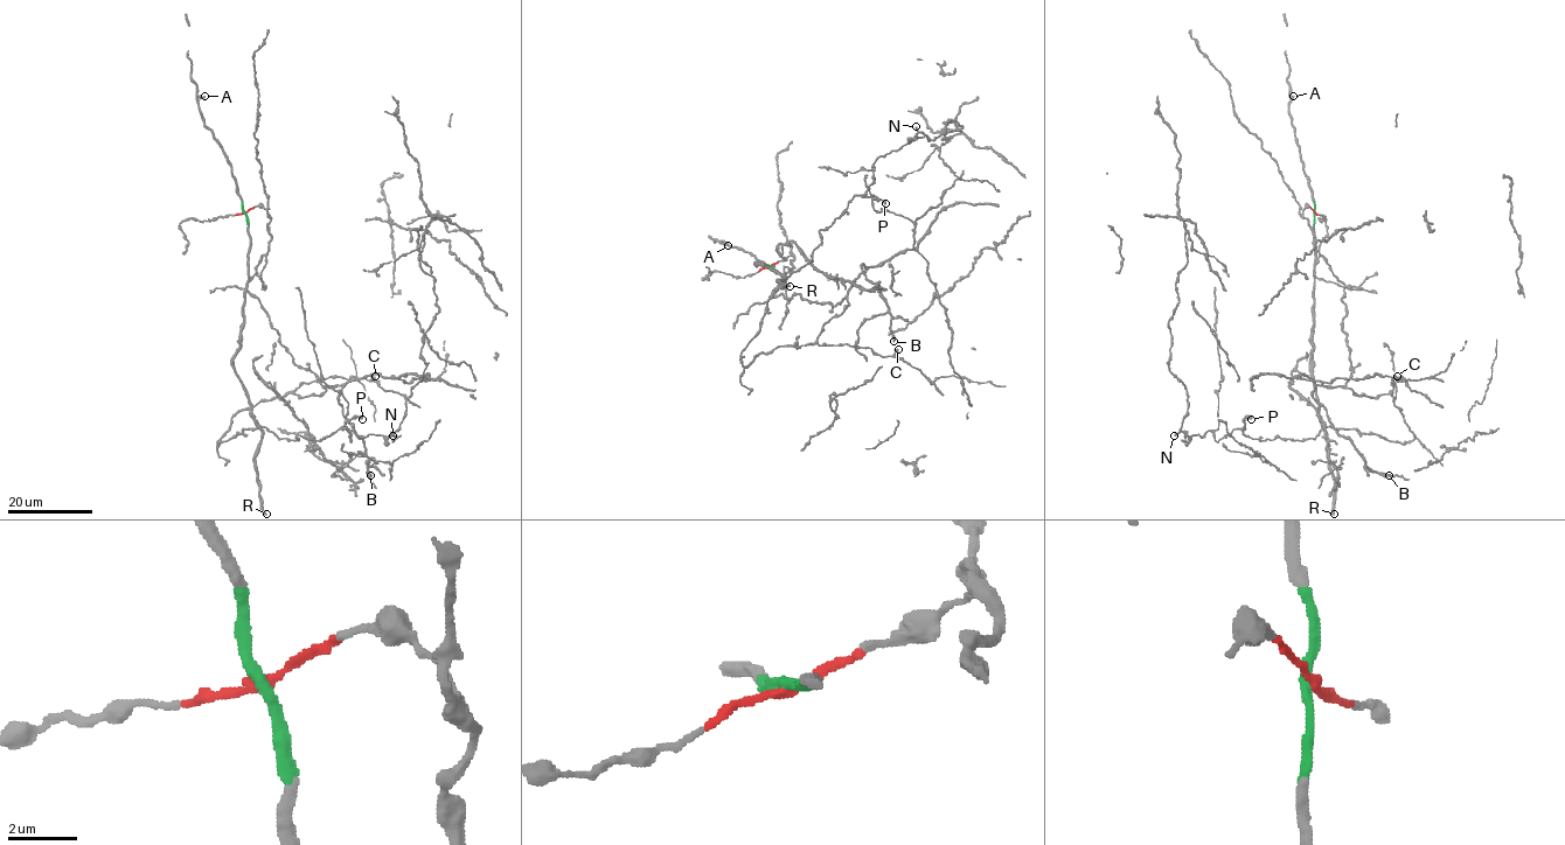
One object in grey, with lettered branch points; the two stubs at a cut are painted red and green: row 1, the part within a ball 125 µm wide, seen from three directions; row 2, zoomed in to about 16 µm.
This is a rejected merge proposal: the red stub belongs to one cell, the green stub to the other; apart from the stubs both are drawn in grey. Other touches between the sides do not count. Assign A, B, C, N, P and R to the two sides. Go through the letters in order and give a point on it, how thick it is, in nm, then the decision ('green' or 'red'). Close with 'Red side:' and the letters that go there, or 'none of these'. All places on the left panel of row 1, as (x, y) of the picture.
A: place (204, 96); calibre 200 nm; green
B: place (370, 475); calibre 280 nm; red
C: place (375, 376); calibre 480 nm; red
N: place (393, 435); calibre 180 nm; red
P: place (362, 419); calibre 480 nm; red
R: place (266, 514); calibre 440 nm; green
Red side: B, C, N, P

